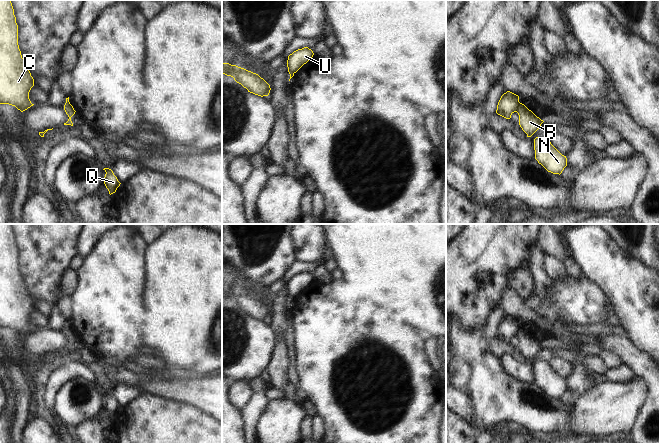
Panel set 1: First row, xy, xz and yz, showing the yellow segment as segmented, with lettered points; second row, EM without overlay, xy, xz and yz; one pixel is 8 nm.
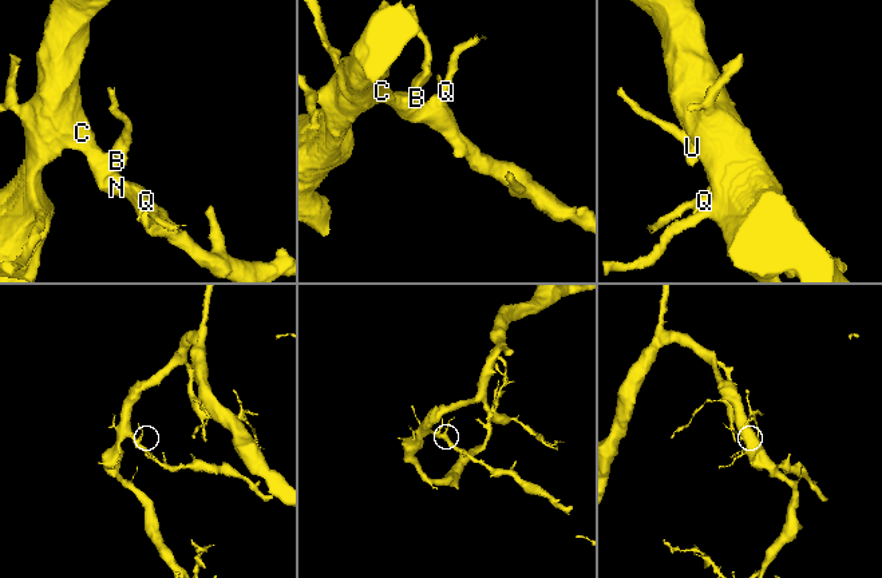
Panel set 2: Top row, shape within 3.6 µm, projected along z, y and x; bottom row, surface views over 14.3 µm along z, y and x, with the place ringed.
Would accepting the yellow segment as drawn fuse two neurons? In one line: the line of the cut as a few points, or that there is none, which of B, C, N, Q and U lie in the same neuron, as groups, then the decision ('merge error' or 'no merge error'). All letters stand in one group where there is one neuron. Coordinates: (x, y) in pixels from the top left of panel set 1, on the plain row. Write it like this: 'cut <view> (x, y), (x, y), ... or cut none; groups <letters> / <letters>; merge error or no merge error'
cut yz (520, 327), (516, 335); groups B C N Q / U; merge error

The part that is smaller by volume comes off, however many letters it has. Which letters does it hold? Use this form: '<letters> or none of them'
U

